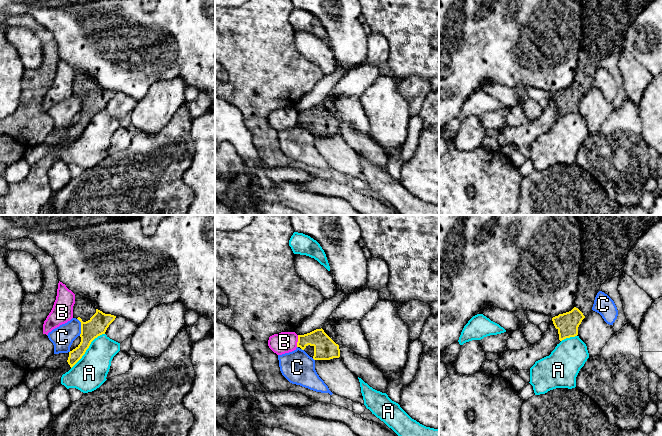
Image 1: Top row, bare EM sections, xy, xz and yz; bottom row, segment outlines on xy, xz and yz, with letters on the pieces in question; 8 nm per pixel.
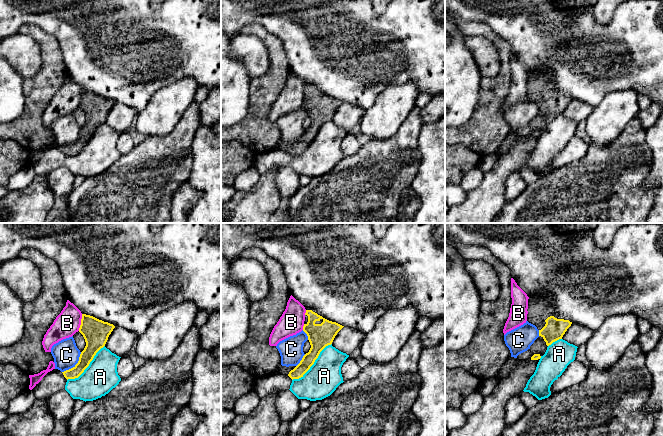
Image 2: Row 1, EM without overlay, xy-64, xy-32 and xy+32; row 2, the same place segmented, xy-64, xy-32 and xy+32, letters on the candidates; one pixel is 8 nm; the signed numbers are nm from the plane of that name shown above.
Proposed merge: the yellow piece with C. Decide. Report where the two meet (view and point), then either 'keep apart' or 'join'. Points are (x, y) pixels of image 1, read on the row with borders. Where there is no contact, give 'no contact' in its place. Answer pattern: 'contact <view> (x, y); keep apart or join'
contact xy (81, 327); keep apart

